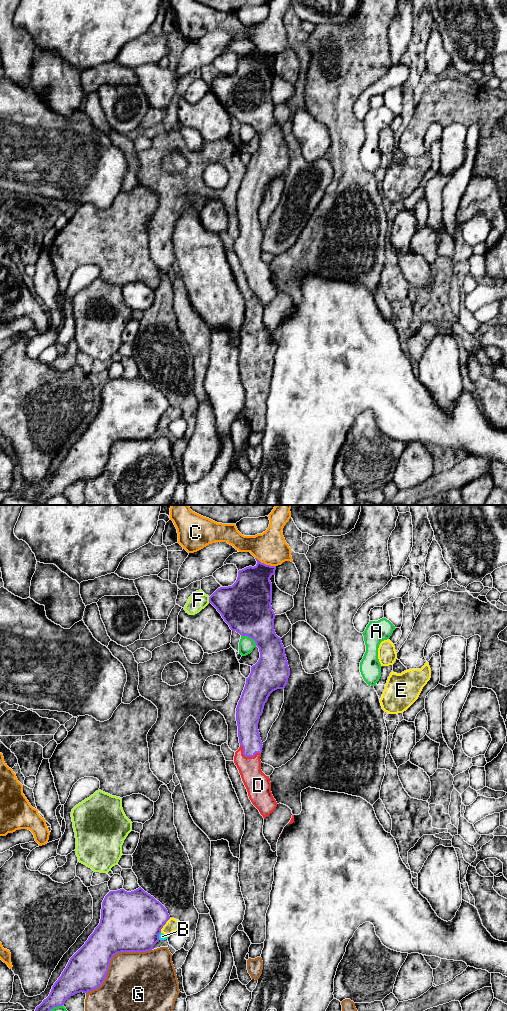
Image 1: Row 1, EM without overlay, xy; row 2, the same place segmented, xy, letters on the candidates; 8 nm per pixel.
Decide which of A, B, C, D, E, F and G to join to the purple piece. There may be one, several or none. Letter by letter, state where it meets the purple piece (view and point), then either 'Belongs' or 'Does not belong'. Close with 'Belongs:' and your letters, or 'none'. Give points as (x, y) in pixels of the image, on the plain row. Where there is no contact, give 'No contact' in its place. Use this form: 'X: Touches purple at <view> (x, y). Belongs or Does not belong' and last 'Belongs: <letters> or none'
A: Touches purple at xy (250, 125). Does not belong
B: Touches purple at xy (158, 424). Does not belong
C: Touches purple at xy (265, 52). Does not belong
D: Touches purple at xy (247, 244). Belongs
E: Touches purple at xy (164, 412). Does not belong
F: Touches purple at xy (209, 88). Does not belong
G: Touches purple at xy (111, 446). Does not belong
Belongs: D

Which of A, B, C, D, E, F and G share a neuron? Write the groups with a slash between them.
A / B E / C / D / F / G

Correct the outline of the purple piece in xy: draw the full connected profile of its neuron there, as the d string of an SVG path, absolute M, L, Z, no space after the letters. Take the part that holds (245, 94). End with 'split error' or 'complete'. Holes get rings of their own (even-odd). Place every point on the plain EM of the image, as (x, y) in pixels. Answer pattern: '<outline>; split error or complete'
M257 46L255 47L257 52L254 55L249 54L239 58L236 70L232 74L218 76L209 85L209 91L211 91L217 97L232 119L236 119L241 124L248 124L252 126L255 129L256 134L259 136L260 146L258 150L251 155L251 161L249 165L246 166L246 172L236 196L236 209L238 214L240 235L235 240L234 251L239 258L242 269L247 277L249 287L265 307L276 297L277 290L271 280L270 266L261 258L262 250L260 245L263 233L258 218L258 211L260 204L263 201L264 193L267 190L270 182L277 177L285 176L290 164L290 157L281 126L276 123L274 118L274 107L276 103L271 94L272 71L270 66L272 63L275 63L276 54L266 53L261 51Z; split error

